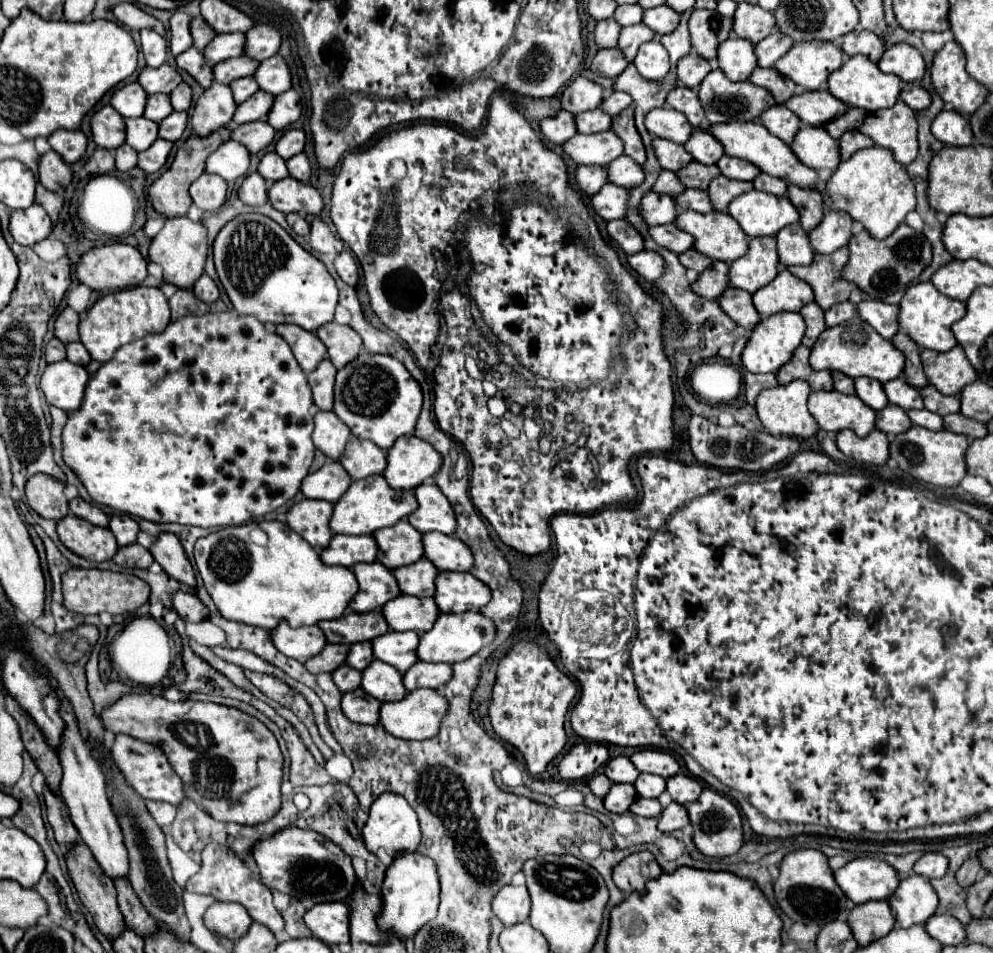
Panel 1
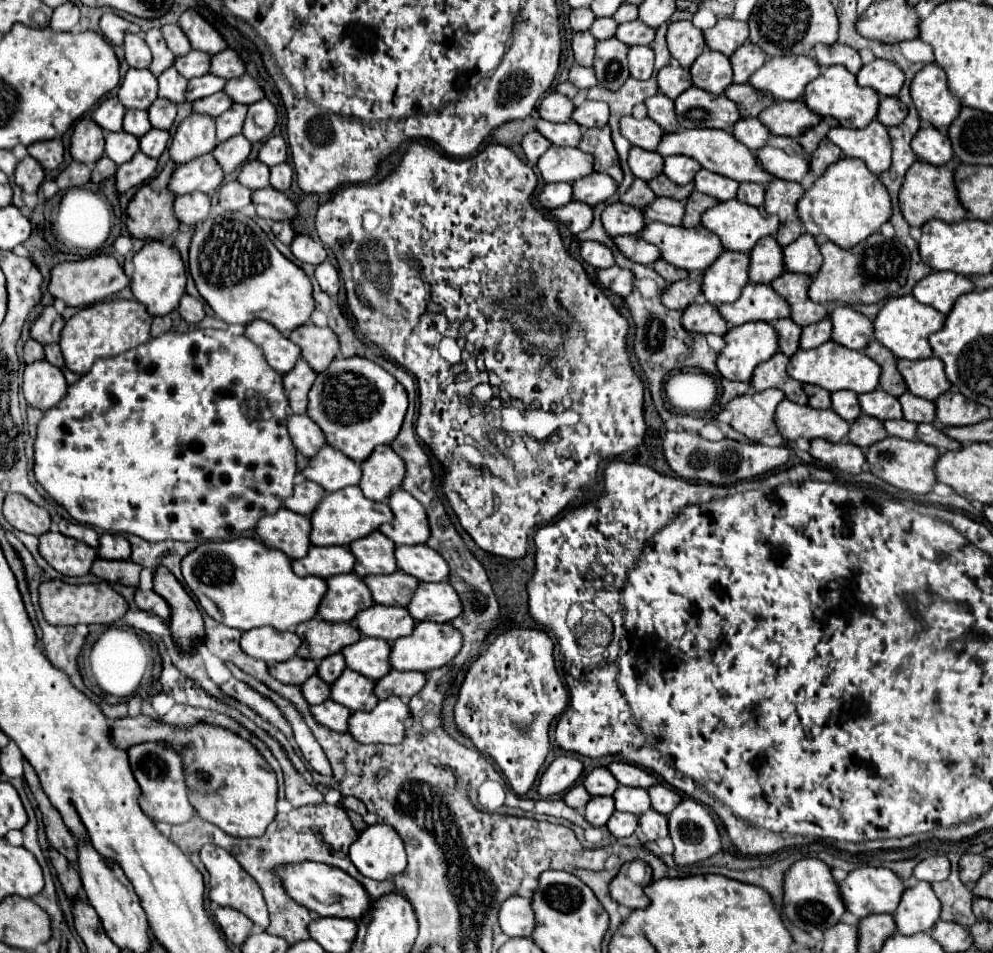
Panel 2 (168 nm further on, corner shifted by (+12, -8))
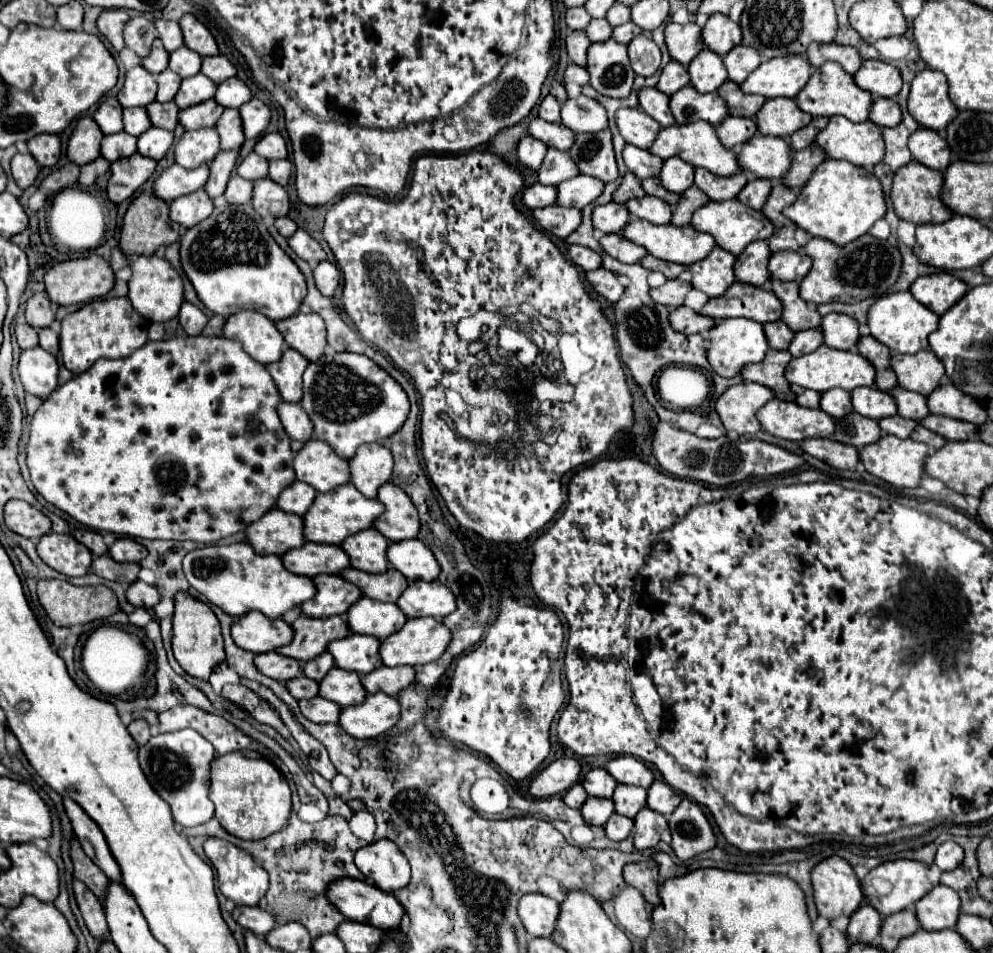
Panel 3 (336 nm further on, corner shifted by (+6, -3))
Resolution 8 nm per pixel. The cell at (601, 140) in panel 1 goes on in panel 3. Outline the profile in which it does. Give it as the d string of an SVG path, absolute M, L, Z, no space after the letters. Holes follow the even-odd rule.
M549 148L537 176L539 176L541 184L557 186L569 178L575 178L577 174L579 174L579 168L567 150Z

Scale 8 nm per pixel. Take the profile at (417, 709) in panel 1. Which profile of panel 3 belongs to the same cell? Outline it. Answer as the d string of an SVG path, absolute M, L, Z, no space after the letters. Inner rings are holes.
M371 694L365 698L365 704L343 708L339 716L339 726L345 728L345 732L353 738L371 740L389 732L389 728L397 726L399 720L401 706L395 696Z

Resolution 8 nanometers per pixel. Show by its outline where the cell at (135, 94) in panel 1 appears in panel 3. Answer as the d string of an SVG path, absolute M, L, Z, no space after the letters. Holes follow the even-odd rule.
M105 98L97 106L93 118L103 130L103 134L115 134L123 130L123 106L119 104L117 98Z

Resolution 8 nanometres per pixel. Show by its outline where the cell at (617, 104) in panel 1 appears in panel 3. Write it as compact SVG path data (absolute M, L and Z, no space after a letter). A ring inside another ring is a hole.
M579 96L563 104L561 124L573 132L599 132L607 128L607 110L597 100Z

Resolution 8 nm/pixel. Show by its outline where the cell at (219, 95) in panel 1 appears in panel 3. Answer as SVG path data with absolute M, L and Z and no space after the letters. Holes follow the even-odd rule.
M197 128L197 130L187 130L181 140L175 146L175 162L183 168L197 168L203 162L211 162L219 152L219 136L215 128Z

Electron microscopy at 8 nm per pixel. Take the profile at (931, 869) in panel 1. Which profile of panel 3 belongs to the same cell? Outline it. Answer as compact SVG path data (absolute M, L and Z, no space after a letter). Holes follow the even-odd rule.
M943 842L935 854L935 864L943 870L943 872L949 872L953 868L957 868L963 860L963 848L957 846L955 842Z

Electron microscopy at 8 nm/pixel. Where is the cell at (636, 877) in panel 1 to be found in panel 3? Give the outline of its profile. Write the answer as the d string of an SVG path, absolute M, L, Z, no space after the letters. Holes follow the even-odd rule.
M631 862L623 868L623 878L629 886L637 888L643 898L657 906L661 902L657 890L659 890L659 884L657 884L657 868L653 862Z

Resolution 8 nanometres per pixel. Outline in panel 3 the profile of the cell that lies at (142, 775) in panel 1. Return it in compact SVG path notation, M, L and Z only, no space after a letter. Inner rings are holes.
M193 730L171 734L157 734L139 748L139 764L155 792L171 806L173 818L181 826L197 826L213 816L213 802L209 800L209 762L213 760L213 746Z

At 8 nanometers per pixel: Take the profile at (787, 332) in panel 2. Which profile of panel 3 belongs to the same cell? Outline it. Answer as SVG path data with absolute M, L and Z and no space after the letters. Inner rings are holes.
M775 320L775 322L767 322L765 326L765 336L769 340L769 346L773 350L787 350L795 332L781 320Z

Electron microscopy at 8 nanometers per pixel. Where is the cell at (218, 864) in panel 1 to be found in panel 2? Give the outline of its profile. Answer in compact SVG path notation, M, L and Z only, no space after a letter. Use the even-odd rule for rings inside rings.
M203 845L199 855L201 855L203 865L209 871L209 897L211 897L211 901L221 905L221 907L237 909L237 911L245 913L253 923L257 923L257 925L267 929L269 913L267 913L263 893L259 891L257 881L235 861L235 857L231 853L227 853L225 849L219 849L217 845Z

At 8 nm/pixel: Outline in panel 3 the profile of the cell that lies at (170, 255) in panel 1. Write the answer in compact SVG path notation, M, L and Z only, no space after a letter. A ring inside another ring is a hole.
M159 254L137 256L137 260L131 260L131 268L133 276L129 280L129 300L133 308L153 322L167 322L175 318L183 302L183 280L171 262Z

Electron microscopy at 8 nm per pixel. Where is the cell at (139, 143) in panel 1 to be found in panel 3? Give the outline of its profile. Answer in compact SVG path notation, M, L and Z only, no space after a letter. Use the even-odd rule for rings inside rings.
M127 132L109 134L101 142L101 156L109 162L117 162L119 158L133 156L137 152L137 138Z

